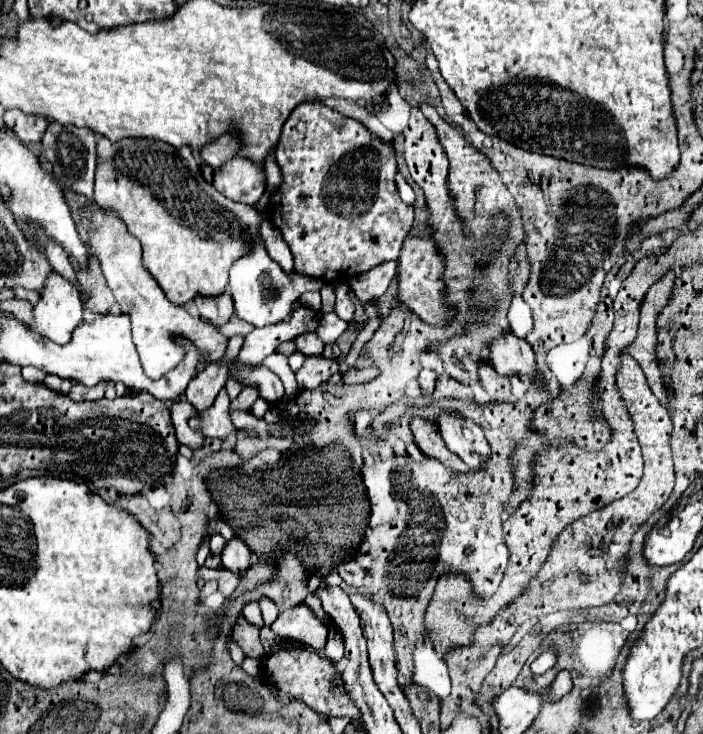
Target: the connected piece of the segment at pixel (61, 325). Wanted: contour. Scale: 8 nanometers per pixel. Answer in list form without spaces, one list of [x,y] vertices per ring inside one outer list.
[[[52,270],[40,292],[40,302],[34,306],[34,318],[28,322],[32,330],[58,344],[66,344],[72,330],[82,320],[82,302],[78,288]]]

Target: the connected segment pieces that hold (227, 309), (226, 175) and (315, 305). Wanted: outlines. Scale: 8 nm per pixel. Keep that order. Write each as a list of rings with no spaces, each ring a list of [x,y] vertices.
[[[226,292],[220,296],[196,296],[194,304],[196,304],[200,316],[208,318],[216,328],[226,324],[234,314],[232,296],[228,296]]]
[[[230,160],[214,172],[214,186],[234,202],[254,204],[266,190],[266,174],[252,160]]]
[[[304,292],[304,296],[300,296],[300,304],[320,312],[320,292]]]

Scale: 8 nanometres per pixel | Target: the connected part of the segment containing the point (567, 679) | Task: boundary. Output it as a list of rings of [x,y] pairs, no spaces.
[[[560,670],[556,680],[552,682],[552,688],[550,688],[550,696],[552,698],[562,698],[564,694],[568,694],[572,688],[572,676],[568,670]]]

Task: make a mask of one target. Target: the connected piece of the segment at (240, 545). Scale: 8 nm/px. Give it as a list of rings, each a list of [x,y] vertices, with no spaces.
[[[238,536],[230,538],[222,550],[222,566],[230,572],[244,572],[252,566],[252,552]]]

